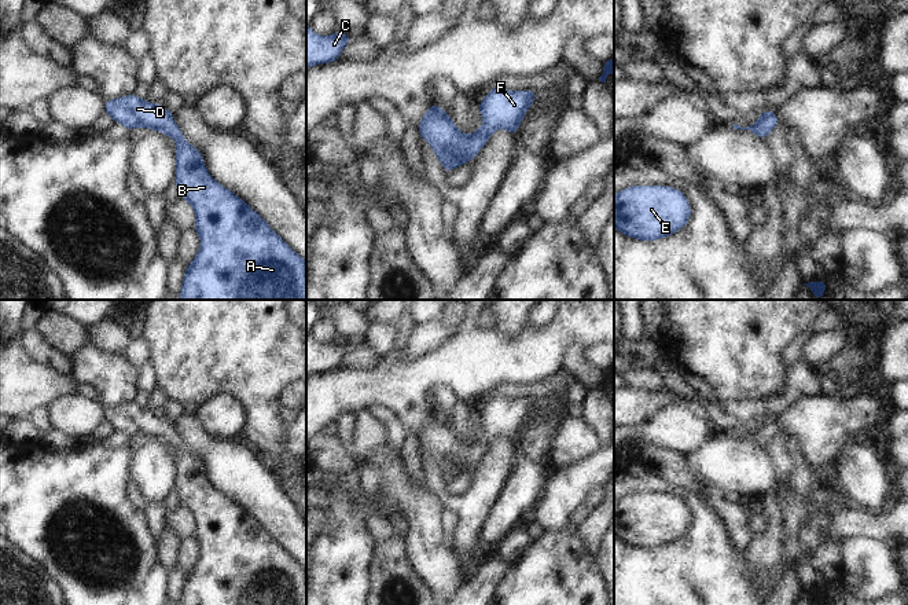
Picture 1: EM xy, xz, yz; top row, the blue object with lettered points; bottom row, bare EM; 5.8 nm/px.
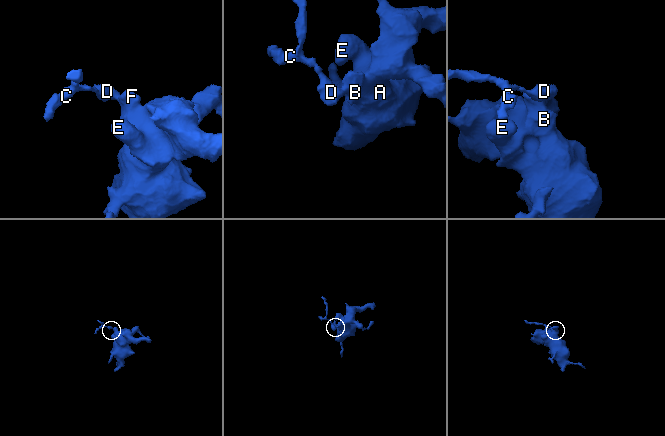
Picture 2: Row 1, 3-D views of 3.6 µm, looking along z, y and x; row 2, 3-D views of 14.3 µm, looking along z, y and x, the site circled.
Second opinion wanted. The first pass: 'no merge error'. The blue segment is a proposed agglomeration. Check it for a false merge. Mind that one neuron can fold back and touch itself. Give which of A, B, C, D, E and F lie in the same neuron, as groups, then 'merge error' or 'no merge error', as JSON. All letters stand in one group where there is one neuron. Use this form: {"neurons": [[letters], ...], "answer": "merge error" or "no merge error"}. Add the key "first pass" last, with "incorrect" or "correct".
{"neurons": [["A", "B", "C", "D", "E", "F"]], "answer": "no merge error", "first pass": "correct"}

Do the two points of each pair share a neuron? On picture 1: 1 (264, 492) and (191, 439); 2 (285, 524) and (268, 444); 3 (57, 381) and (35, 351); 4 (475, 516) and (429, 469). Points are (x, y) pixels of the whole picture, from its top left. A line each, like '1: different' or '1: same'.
1: same
2: different
3: different
4: same

